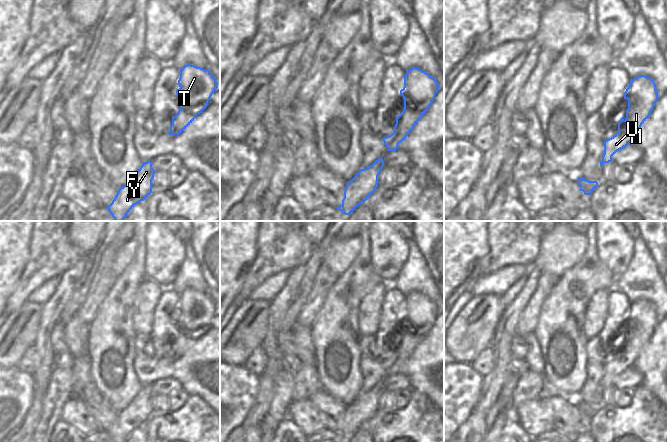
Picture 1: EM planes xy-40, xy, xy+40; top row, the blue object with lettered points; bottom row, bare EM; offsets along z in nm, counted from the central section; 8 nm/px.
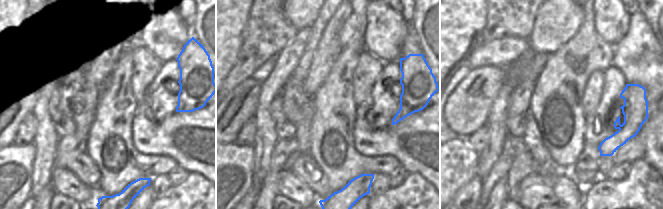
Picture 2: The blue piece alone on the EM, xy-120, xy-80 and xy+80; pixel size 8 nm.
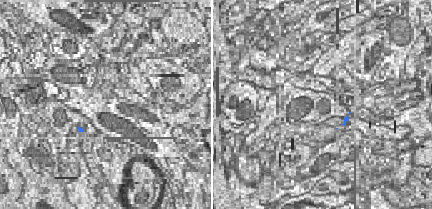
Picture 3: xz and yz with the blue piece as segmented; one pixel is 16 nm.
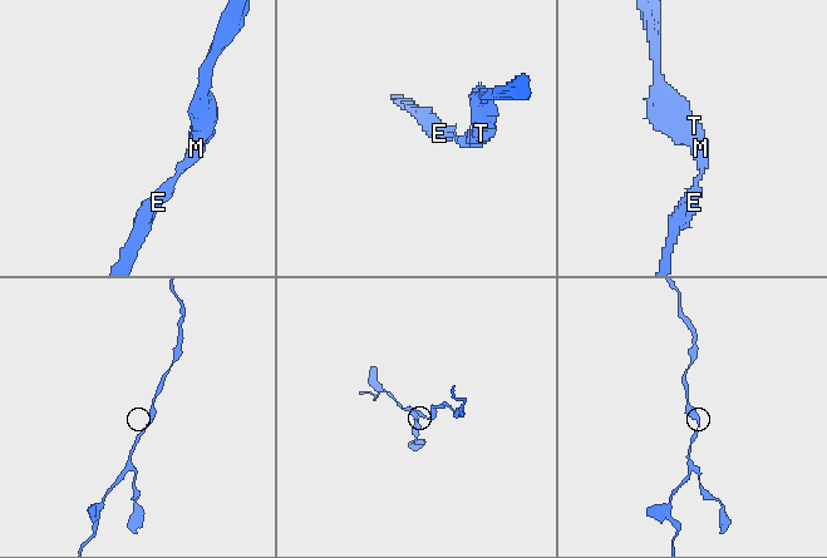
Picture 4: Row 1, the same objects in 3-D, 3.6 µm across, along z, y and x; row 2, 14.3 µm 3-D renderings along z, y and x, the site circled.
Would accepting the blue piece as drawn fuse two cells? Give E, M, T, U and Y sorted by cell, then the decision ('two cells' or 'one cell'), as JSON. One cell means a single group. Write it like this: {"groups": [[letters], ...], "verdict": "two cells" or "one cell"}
{"groups": [["E", "M", "T", "U", "Y"]], "verdict": "one cell"}

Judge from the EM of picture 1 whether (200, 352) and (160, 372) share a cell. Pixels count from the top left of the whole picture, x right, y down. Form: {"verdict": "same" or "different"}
{"verdict": "same"}

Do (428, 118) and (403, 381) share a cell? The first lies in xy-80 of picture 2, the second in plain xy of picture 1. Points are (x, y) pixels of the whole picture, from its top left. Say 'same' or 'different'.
different

